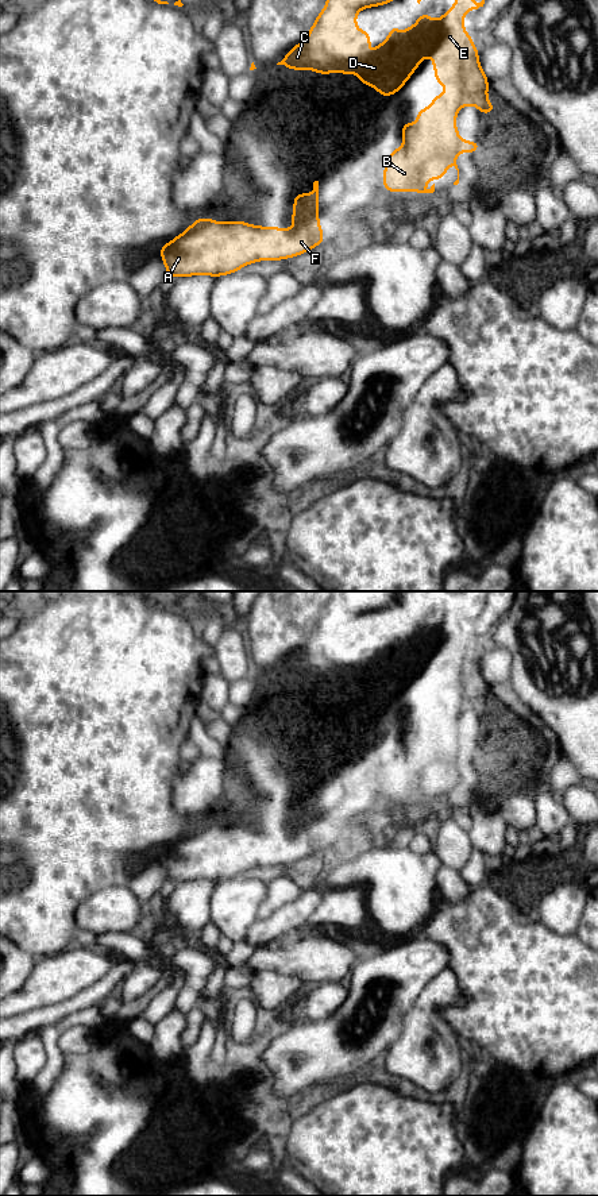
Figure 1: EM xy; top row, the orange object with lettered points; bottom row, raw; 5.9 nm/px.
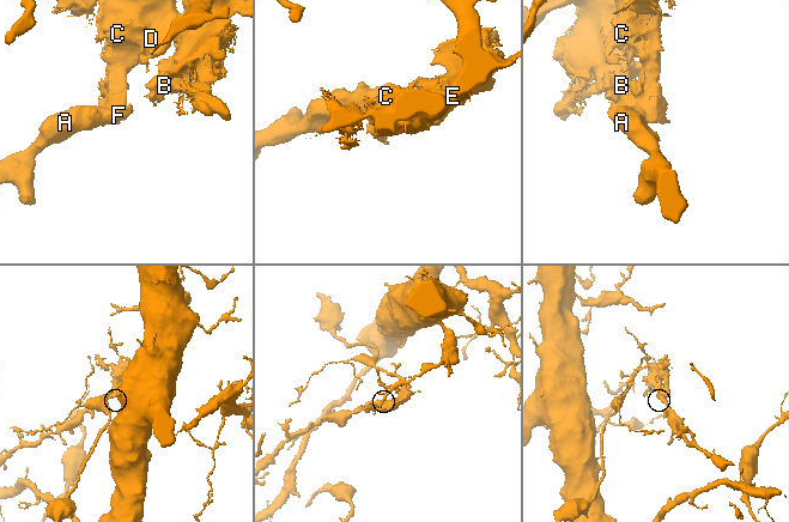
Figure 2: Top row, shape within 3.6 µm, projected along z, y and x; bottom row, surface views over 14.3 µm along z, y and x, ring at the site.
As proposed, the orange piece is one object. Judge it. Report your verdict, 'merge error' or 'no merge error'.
merge error

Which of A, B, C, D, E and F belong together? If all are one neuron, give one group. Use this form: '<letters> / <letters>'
A F / B C D E

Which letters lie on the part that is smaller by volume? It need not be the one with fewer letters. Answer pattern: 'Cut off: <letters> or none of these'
Cut off: B, C, D, E

